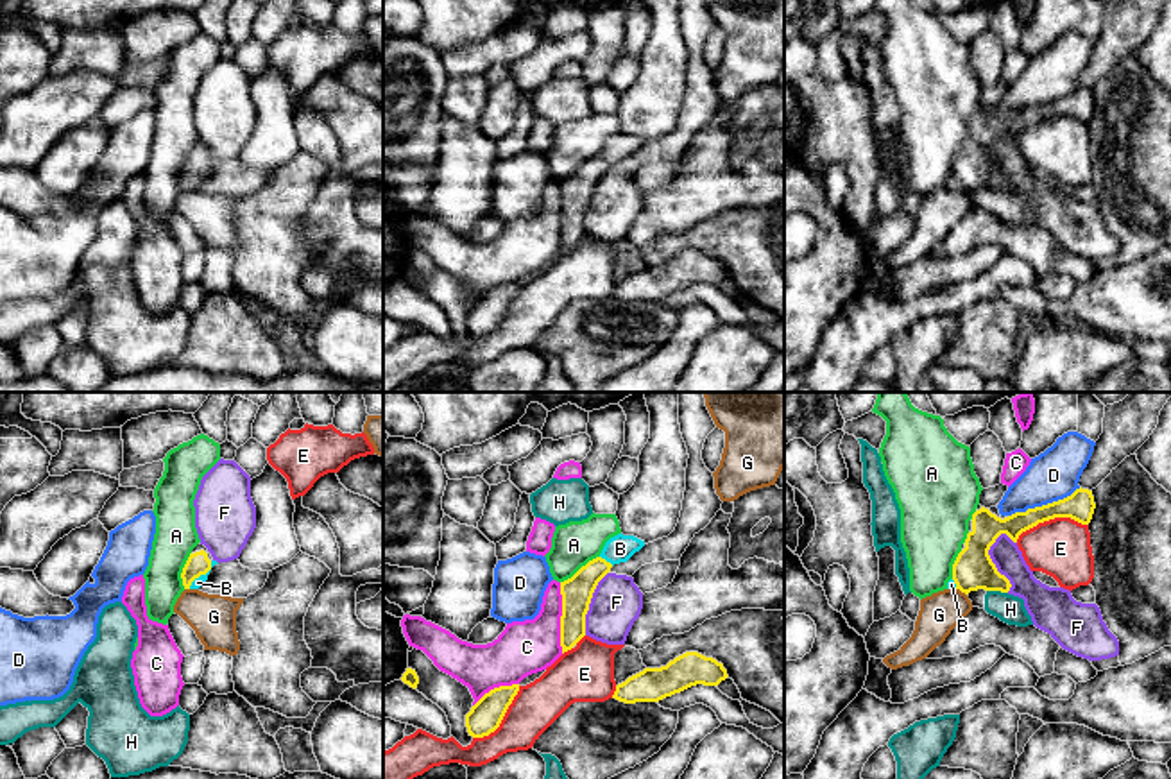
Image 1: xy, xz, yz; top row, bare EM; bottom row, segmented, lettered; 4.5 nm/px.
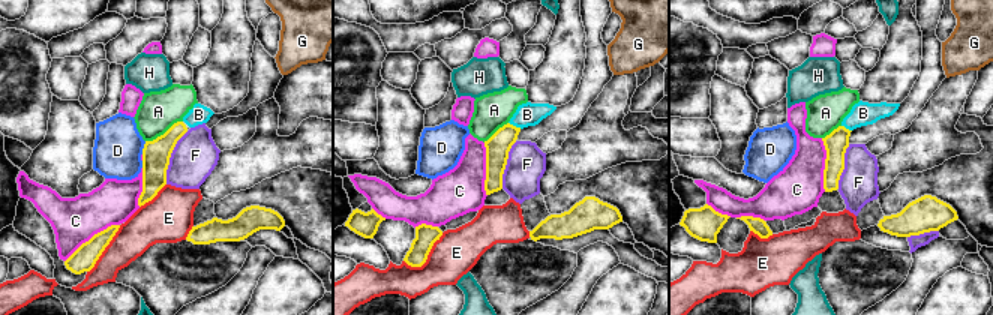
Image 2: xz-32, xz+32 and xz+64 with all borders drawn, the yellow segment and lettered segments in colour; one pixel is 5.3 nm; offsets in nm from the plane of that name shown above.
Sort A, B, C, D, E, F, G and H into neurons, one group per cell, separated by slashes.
A / B / C / D / E / F / G / H

